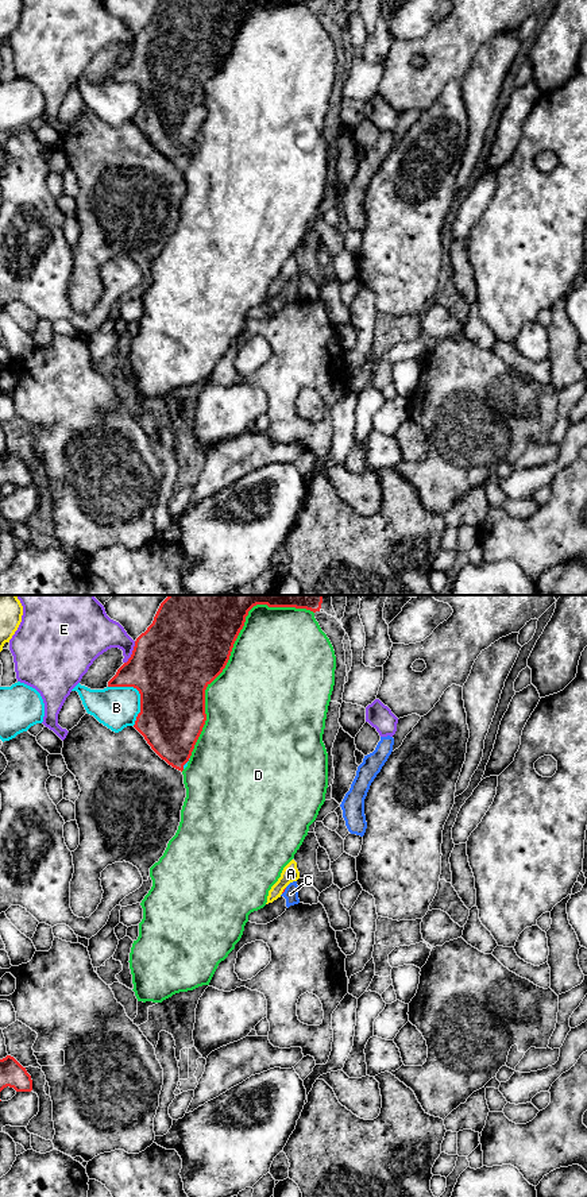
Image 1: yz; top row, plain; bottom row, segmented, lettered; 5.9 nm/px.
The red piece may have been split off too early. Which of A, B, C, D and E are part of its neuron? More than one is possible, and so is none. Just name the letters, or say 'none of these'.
C

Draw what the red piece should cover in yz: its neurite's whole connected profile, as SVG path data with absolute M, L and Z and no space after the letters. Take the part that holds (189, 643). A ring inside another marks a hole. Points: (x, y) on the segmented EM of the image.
M169 595L161 603L152 623L136 638L131 657L108 681L108 687L134 687L139 691L140 713L134 727L162 760L182 772L206 721L205 690L225 668L248 611L256 605L267 605L316 613L321 603L323 595Z

